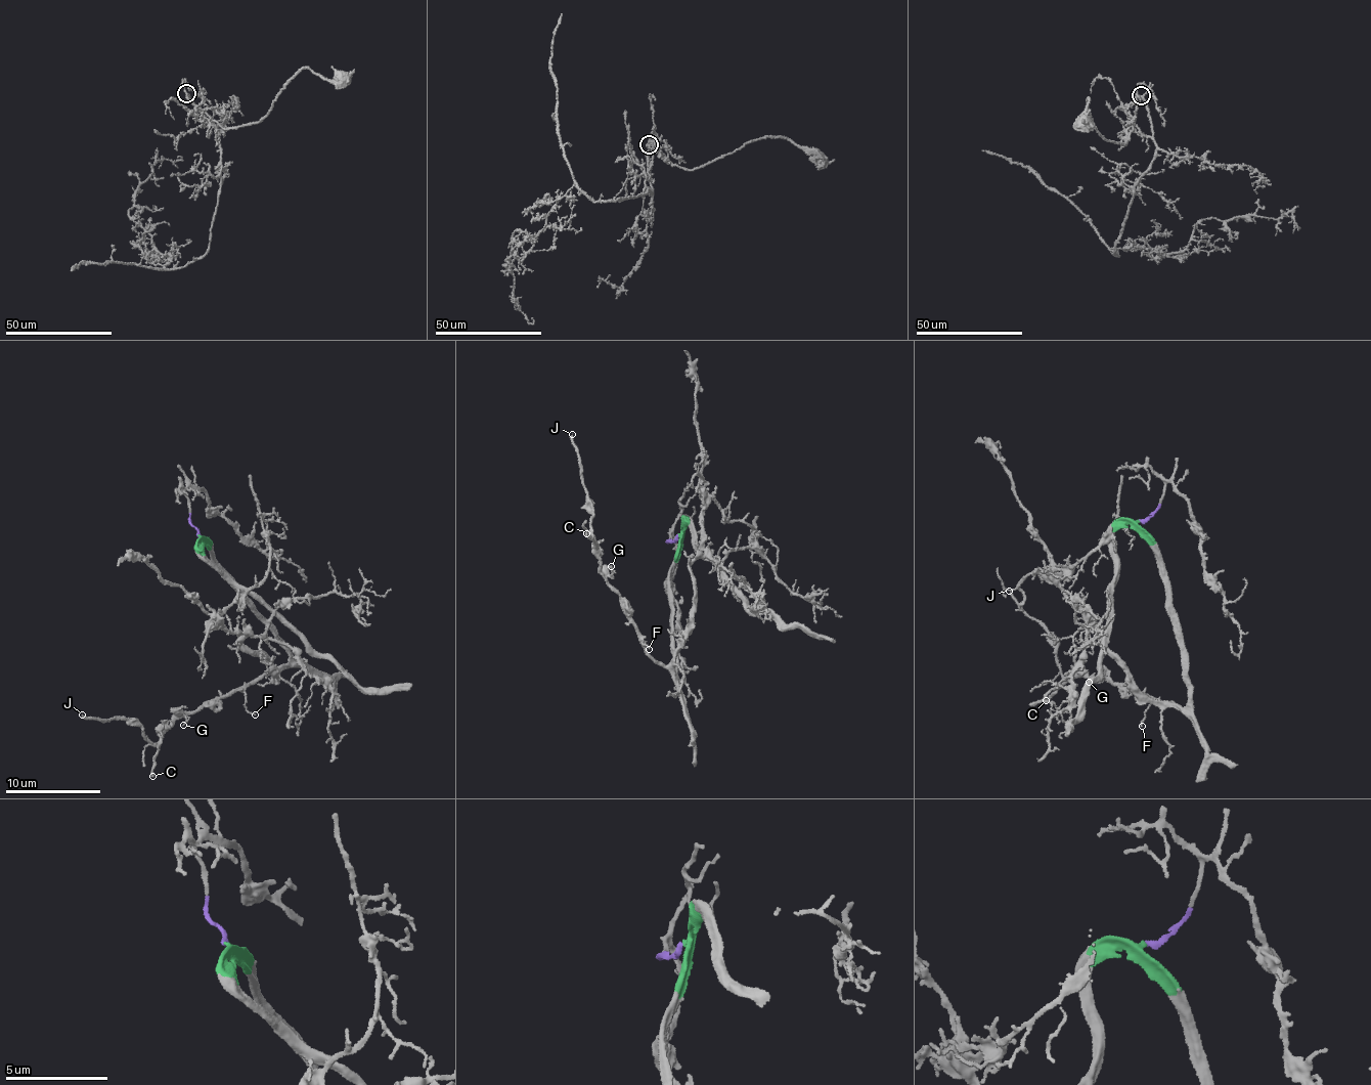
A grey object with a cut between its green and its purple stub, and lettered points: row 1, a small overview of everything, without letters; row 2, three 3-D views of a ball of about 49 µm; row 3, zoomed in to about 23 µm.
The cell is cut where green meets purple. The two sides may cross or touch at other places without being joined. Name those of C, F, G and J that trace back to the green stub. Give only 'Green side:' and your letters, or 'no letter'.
Green side: C, F, G, J

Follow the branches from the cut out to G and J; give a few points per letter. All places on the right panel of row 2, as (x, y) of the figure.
G: (1139, 520), (1139, 532), (1157, 562), (1184, 667), (1187, 705), (1167, 705), (1121, 690), (1108, 678), (1088, 682)
J: (1139, 520), (1184, 667), (1185, 707), (1121, 690), (1108, 678), (1063, 676), (1046, 628), (1024, 615), (1009, 590)

